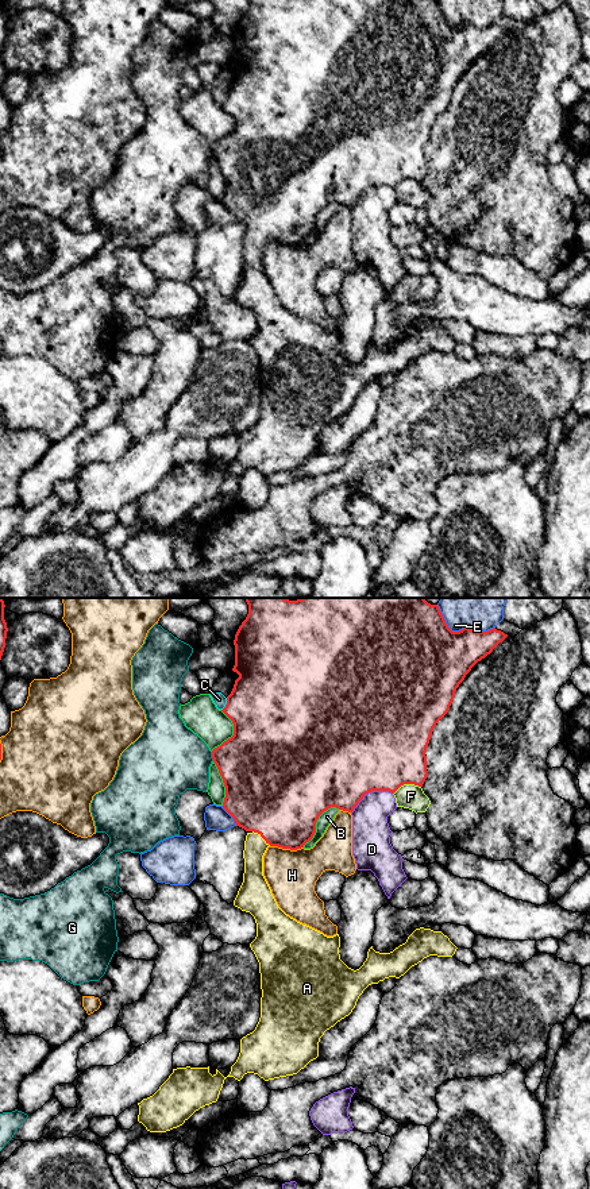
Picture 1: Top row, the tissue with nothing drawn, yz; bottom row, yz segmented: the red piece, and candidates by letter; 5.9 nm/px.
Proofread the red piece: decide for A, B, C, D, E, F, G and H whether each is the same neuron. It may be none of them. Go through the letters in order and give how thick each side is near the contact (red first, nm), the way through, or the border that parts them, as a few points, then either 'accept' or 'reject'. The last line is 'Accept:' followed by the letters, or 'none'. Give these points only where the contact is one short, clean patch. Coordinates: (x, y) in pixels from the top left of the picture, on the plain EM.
A: 480/140 nm | across yz (280, 195), (276, 215), (262, 232), (255, 242) | accept
B: 500/80 nm | reject
C: 460/80 nm | reject
D: 500/220 nm | reject
E: 440/160 nm | reject
F: 500/150 nm | reject
G: 400/420 nm | reject
H: 440/300 nm | reject
Accept: A

